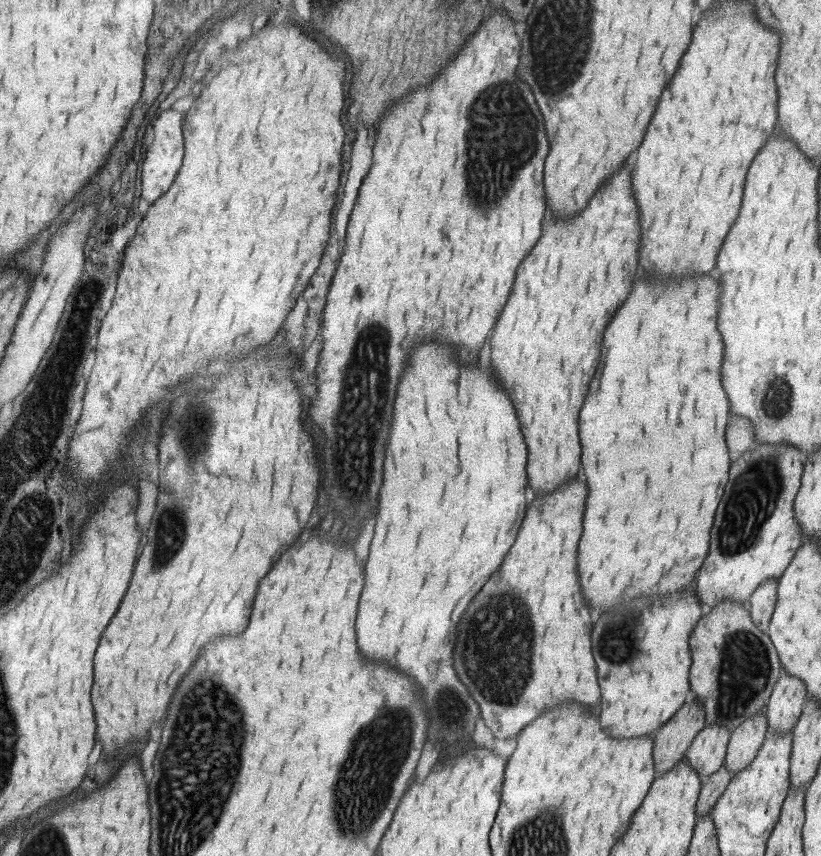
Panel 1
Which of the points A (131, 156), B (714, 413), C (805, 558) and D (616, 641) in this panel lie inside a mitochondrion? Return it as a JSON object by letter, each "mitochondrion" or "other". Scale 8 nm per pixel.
{"A":"other","B":"other","C":"other","D":"mitochondrion"}

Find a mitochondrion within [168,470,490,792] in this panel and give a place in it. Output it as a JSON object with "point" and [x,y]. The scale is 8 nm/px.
{"point":[452,709]}

